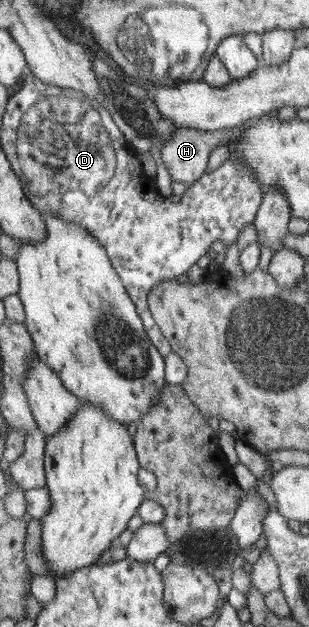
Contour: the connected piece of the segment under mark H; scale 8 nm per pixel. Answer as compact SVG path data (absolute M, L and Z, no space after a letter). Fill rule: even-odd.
M196 128L175 130L160 147L161 159L172 181L192 186L206 174L209 153L237 133L239 129L229 131L229 128L209 132Z

